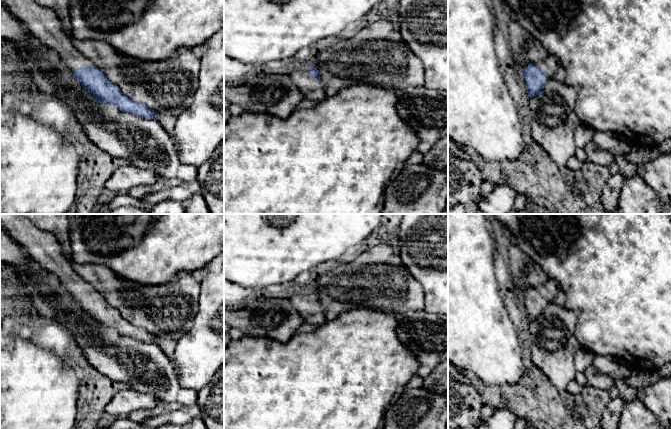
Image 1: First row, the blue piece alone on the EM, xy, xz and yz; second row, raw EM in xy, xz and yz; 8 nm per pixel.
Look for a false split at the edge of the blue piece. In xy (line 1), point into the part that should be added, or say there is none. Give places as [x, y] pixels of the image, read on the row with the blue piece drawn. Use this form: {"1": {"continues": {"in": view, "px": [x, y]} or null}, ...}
{"1": {"continues": {"in": "xy", "px": [42, 22]}}}

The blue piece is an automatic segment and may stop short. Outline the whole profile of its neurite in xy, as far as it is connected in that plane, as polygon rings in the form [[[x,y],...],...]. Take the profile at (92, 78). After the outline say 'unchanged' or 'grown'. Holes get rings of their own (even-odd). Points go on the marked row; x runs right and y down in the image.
[[[35,0],[0,1],[43,45],[61,57],[73,73],[72,77],[78,80],[101,105],[114,104],[120,111],[156,120],[158,111],[125,95],[116,84],[108,80],[93,61],[75,48],[70,35],[52,9],[38,4]]]; grown

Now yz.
[[[552,55],[540,62],[529,63],[522,75],[525,80],[528,96],[542,96],[542,89],[547,80],[554,76],[560,67],[559,60]]]; grown

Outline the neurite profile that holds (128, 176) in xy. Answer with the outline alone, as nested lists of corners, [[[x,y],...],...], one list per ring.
[[[128,163],[117,169],[105,184],[105,188],[116,194],[125,194],[130,189],[154,182],[155,172],[147,168],[139,168]]]

